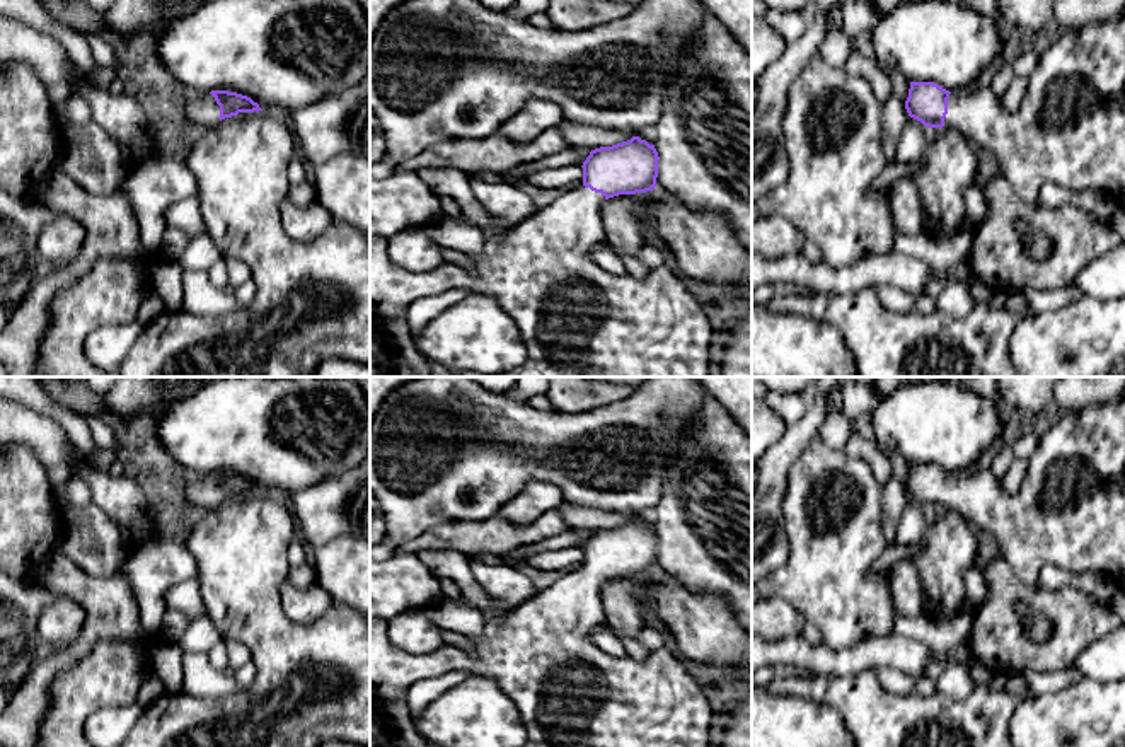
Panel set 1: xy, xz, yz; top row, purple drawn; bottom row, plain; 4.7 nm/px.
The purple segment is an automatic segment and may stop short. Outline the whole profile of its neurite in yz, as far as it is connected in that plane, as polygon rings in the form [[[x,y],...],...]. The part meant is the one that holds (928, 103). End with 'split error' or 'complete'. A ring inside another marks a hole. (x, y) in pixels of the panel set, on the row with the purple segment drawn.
[[[1125,14],[1070,29],[1041,51],[1016,111],[1007,111],[990,85],[949,92],[934,82],[910,82],[905,109],[924,126],[958,130],[972,145],[994,155],[1021,200],[1036,201],[1040,188],[1053,182],[1072,193],[1098,191],[1125,206]]] | split error

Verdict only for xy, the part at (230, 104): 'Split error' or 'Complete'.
Split error

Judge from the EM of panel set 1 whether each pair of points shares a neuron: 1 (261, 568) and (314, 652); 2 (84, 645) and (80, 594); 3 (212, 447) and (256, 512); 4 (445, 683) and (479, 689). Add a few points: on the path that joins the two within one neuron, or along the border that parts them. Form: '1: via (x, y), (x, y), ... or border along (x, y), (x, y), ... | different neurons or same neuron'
1: via (261, 590), (261, 608), (292, 638) | same neuron
2: via (91, 633), (92, 606) | same neuron
3: border along (263, 492), (280, 497) | different neurons
4: border along (467, 676), (425, 708) | different neurons

